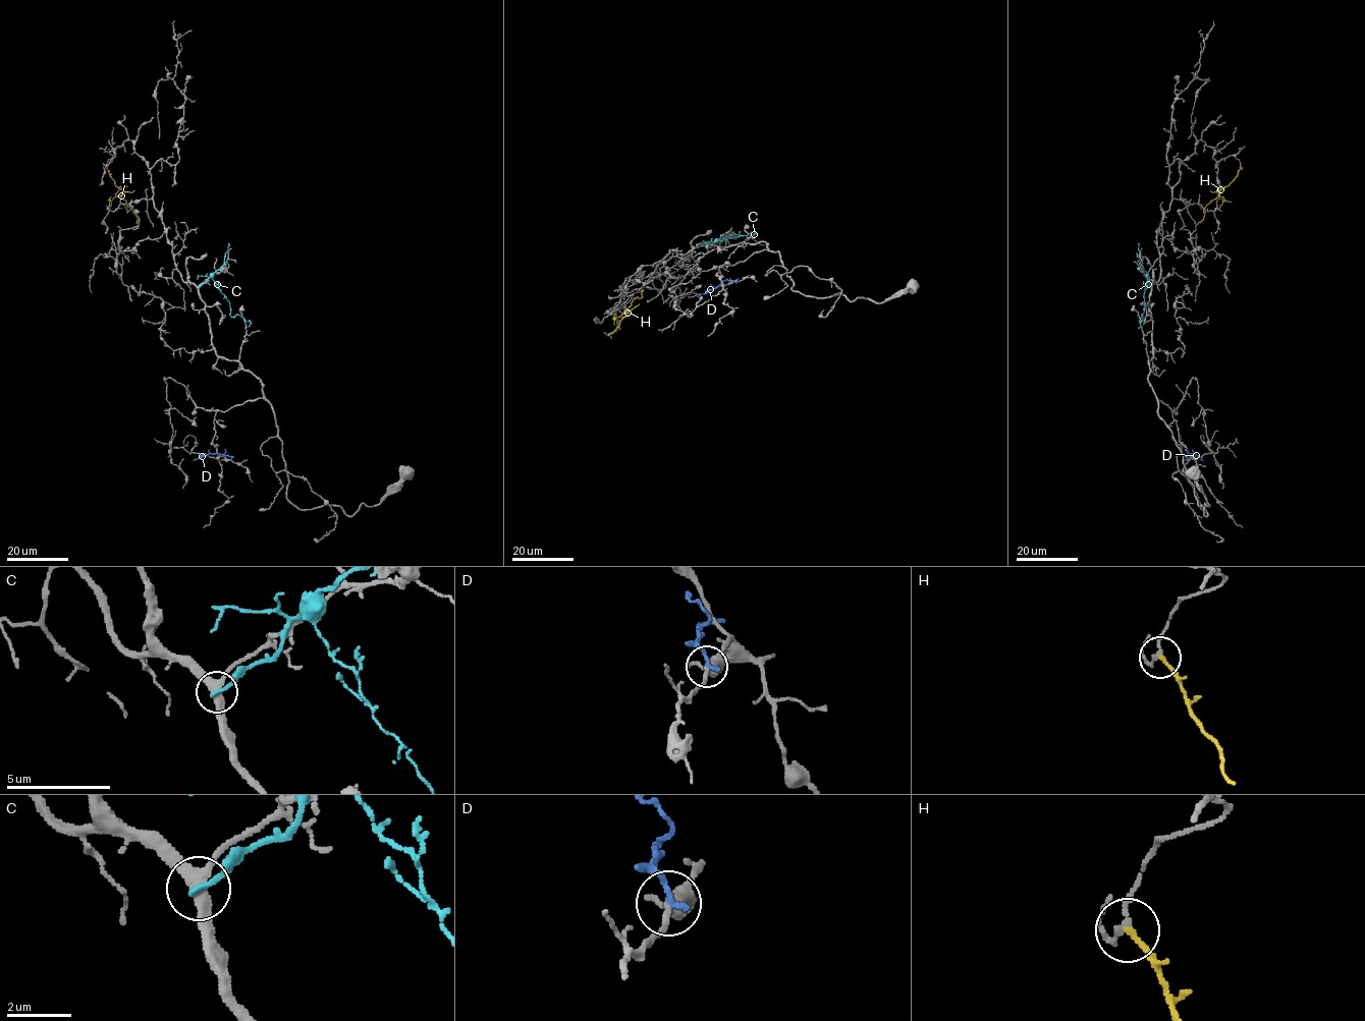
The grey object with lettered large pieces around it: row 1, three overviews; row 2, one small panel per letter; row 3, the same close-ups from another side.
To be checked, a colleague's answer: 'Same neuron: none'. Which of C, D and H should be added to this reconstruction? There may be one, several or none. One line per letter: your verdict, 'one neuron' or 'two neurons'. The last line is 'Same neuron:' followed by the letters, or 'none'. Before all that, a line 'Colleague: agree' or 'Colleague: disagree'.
Colleague: agree
C: two neurons
D: two neurons
H: two neurons
Same neuron: none

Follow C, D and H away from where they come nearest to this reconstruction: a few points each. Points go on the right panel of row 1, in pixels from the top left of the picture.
C: (1150, 288), (1147, 277), (1143, 315), (1140, 320), (1142, 327)
D: (1188, 460), (1186, 454), (1194, 453), (1203, 460)
H: (1240, 168), (1237, 176), (1205, 206), (1204, 218), (1196, 225)

